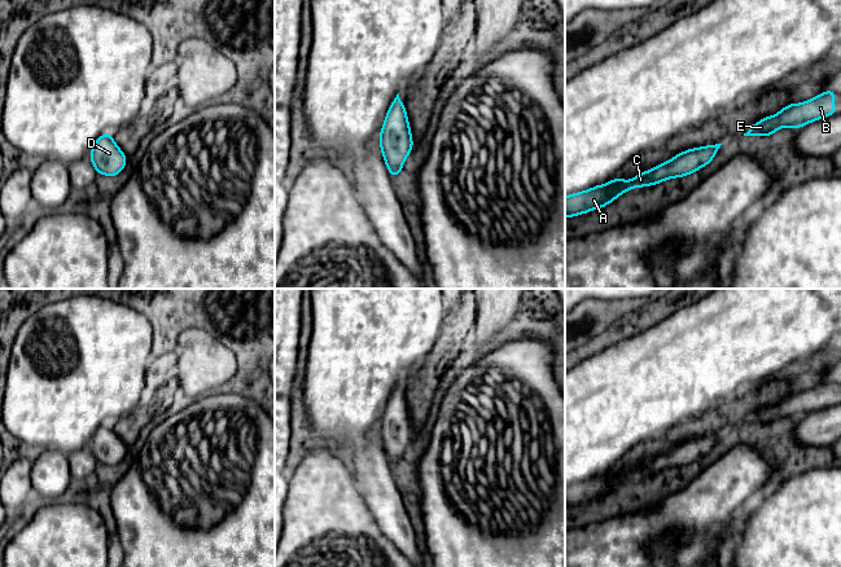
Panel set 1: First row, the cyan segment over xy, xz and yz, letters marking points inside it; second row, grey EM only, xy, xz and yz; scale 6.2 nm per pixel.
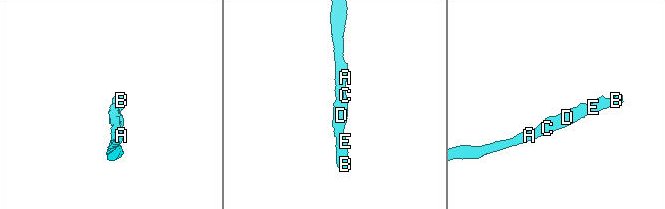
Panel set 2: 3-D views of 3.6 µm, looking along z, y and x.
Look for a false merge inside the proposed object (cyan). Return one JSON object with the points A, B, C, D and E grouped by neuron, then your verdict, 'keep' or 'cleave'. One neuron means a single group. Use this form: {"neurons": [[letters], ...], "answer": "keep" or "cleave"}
{"neurons": [["A", "B", "C", "D", "E"]], "answer": "keep"}

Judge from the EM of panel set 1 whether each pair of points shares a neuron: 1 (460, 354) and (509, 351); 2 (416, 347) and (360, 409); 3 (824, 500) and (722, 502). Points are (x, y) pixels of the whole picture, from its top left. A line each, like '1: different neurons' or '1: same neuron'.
1: different neurons
2: same neuron
3: different neurons

